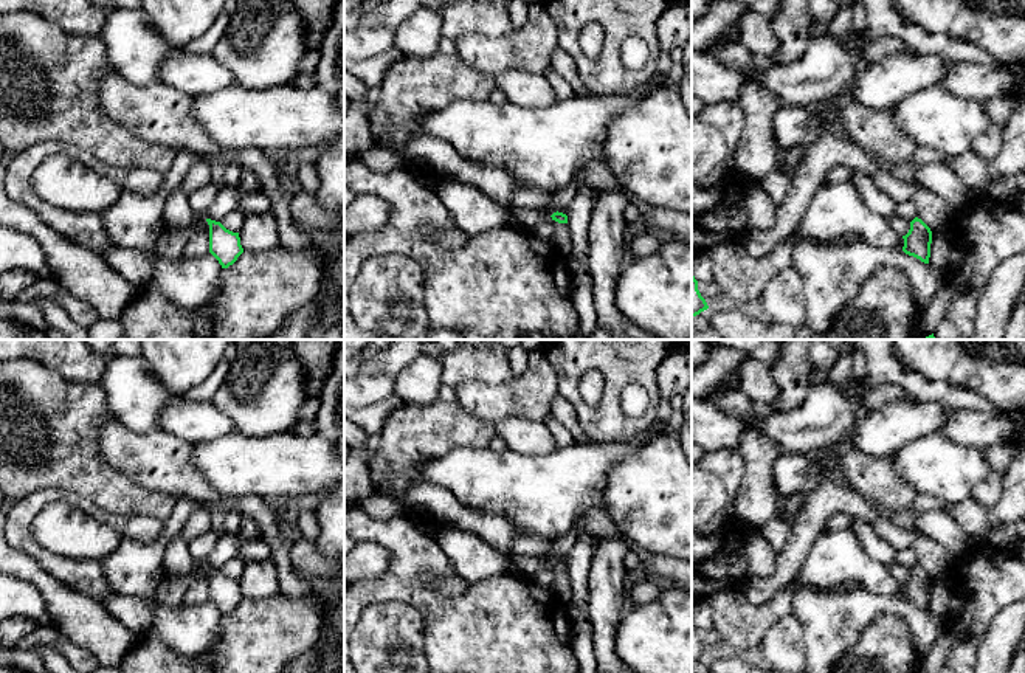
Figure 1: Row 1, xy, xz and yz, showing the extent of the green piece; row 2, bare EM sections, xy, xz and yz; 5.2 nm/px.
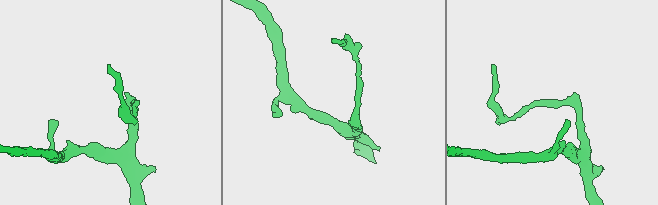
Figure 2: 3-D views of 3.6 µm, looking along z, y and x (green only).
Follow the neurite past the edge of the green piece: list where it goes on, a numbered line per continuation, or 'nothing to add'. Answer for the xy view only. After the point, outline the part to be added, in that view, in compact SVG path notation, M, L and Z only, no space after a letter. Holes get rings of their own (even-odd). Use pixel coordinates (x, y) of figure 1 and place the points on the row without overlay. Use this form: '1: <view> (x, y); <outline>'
1: xy (135, 568); M177 498L155 541L140 543L121 537L115 552L99 561L113 592L140 597L152 606L154 622L147 631L180 656L206 651L222 619L222 613L211 600L189 608L167 608L155 600L155 591L164 575L163 555L167 543L181 532L197 507L198 504L189 498Z

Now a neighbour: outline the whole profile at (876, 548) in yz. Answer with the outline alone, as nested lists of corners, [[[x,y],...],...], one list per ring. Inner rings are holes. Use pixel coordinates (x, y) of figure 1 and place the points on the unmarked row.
[[[853,518],[850,529],[856,533],[864,550],[875,560],[890,566],[895,561],[896,549],[879,538],[861,518]]]

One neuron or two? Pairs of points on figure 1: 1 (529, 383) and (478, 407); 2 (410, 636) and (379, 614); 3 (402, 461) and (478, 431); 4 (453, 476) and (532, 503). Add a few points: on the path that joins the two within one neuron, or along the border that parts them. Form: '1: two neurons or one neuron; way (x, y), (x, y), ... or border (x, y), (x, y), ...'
1: one neuron; way (517, 396), (490, 402)
2: one neuron; way (402, 628), (397, 624), (386, 622)
3: one neuron; way (421, 442), (431, 431), (459, 431)
4: one neuron; way (473, 476), (489, 483), (512, 486)

